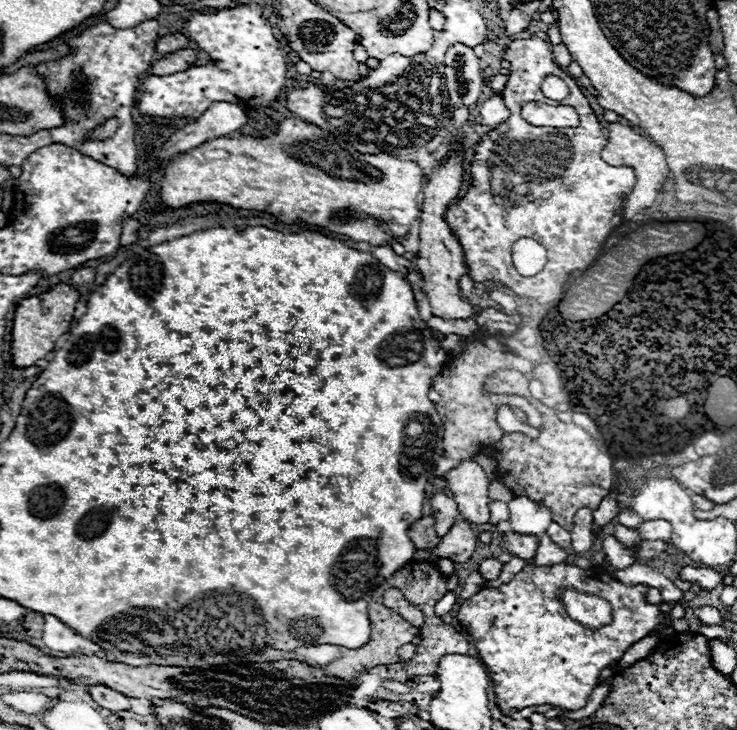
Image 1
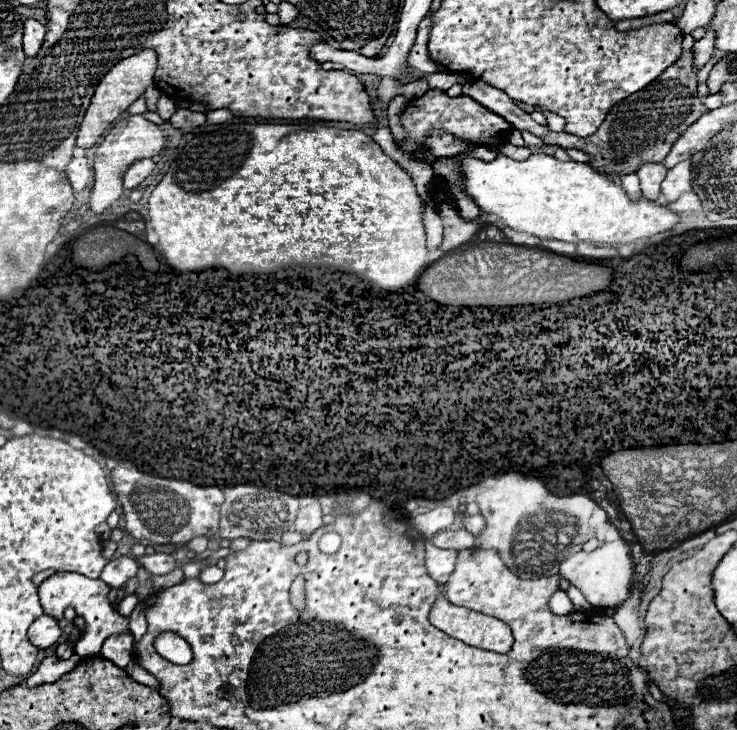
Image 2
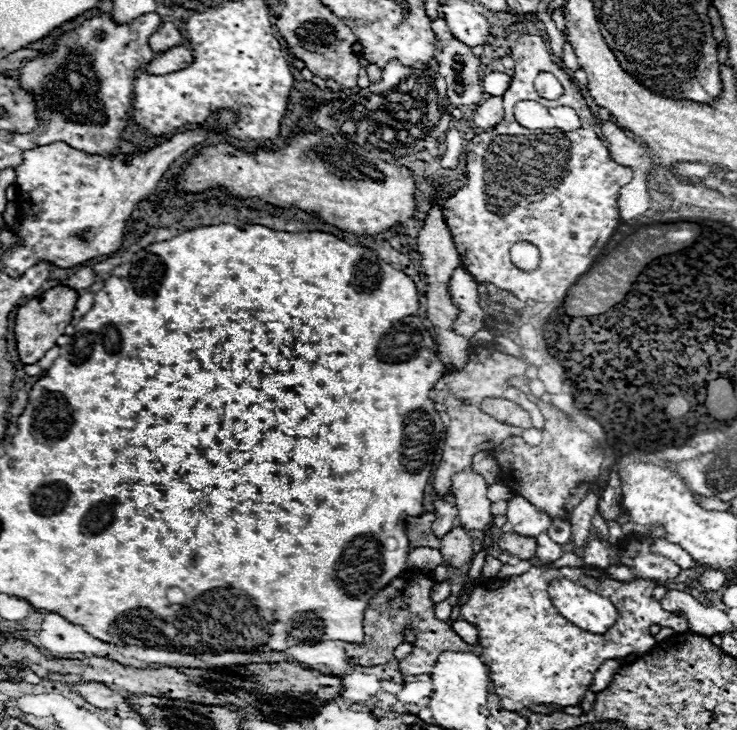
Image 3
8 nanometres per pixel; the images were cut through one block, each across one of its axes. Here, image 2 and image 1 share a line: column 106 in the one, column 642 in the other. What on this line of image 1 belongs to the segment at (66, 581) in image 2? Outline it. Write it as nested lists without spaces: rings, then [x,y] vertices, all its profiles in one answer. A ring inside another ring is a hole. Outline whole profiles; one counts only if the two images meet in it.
[[[528,564],[520,574],[516,574],[508,584],[502,584],[500,588],[482,588],[472,598],[462,602],[458,610],[458,622],[470,632],[474,640],[474,648],[478,652],[480,662],[486,666],[486,672],[490,680],[494,682],[494,694],[500,710],[504,714],[510,714],[514,710],[522,710],[526,706],[540,706],[550,704],[554,708],[562,710],[578,710],[584,708],[590,692],[598,686],[600,672],[614,662],[622,658],[622,654],[640,638],[648,636],[660,623],[672,627],[677,632],[689,630],[688,621],[685,618],[673,621],[670,616],[664,615],[658,605],[646,604],[644,594],[648,586],[624,586],[616,578],[612,578],[602,568],[588,568],[582,570],[578,566],[532,566]],[[562,588],[574,588],[582,590],[584,594],[594,594],[598,598],[606,598],[614,610],[614,618],[610,624],[602,628],[590,628],[576,620],[572,620],[558,598],[558,590]],[[602,588],[610,588],[604,596]]]

